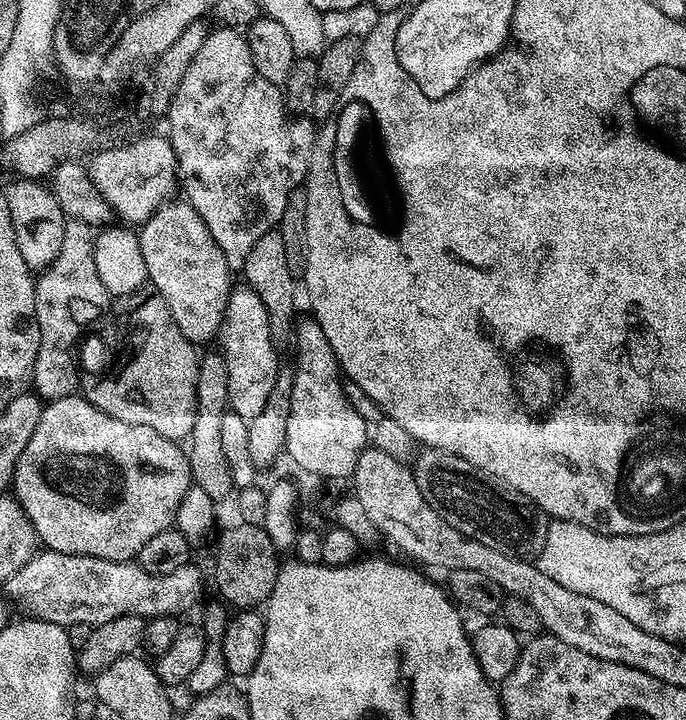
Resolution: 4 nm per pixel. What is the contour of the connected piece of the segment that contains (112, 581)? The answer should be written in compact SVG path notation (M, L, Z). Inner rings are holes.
M44 550L33 555L18 576L24 579L24 600L35 619L65 626L95 626L126 614L145 618L180 614L183 608L195 602L200 592L200 572L194 564L183 564L178 566L178 570L159 576L142 570L136 562Z

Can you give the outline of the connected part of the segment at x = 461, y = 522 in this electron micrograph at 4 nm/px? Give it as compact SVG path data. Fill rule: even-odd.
M424 448L415 457L412 473L418 482L418 490L422 490L422 498L426 498L454 530L466 534L466 538L474 538L474 542L483 542L502 554L539 557L540 551L546 548L550 517L518 490L479 471L465 470L468 467L466 458L458 458L458 454Z

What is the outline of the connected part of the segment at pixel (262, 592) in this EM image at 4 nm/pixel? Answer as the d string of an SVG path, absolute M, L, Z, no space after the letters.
M236 522L233 528L226 529L216 546L216 588L220 591L219 599L236 610L256 610L267 605L282 567L282 560L276 557L276 551L278 545L271 541L270 534L259 524Z

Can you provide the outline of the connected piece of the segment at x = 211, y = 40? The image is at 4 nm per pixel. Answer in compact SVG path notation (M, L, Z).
M223 26L209 31L167 108L166 135L176 155L179 191L184 191L183 199L206 222L210 238L218 242L218 250L233 273L243 273L246 254L254 242L279 225L290 194L307 181L317 129L308 124L288 124L288 116L283 91L258 74L247 39L237 29Z

